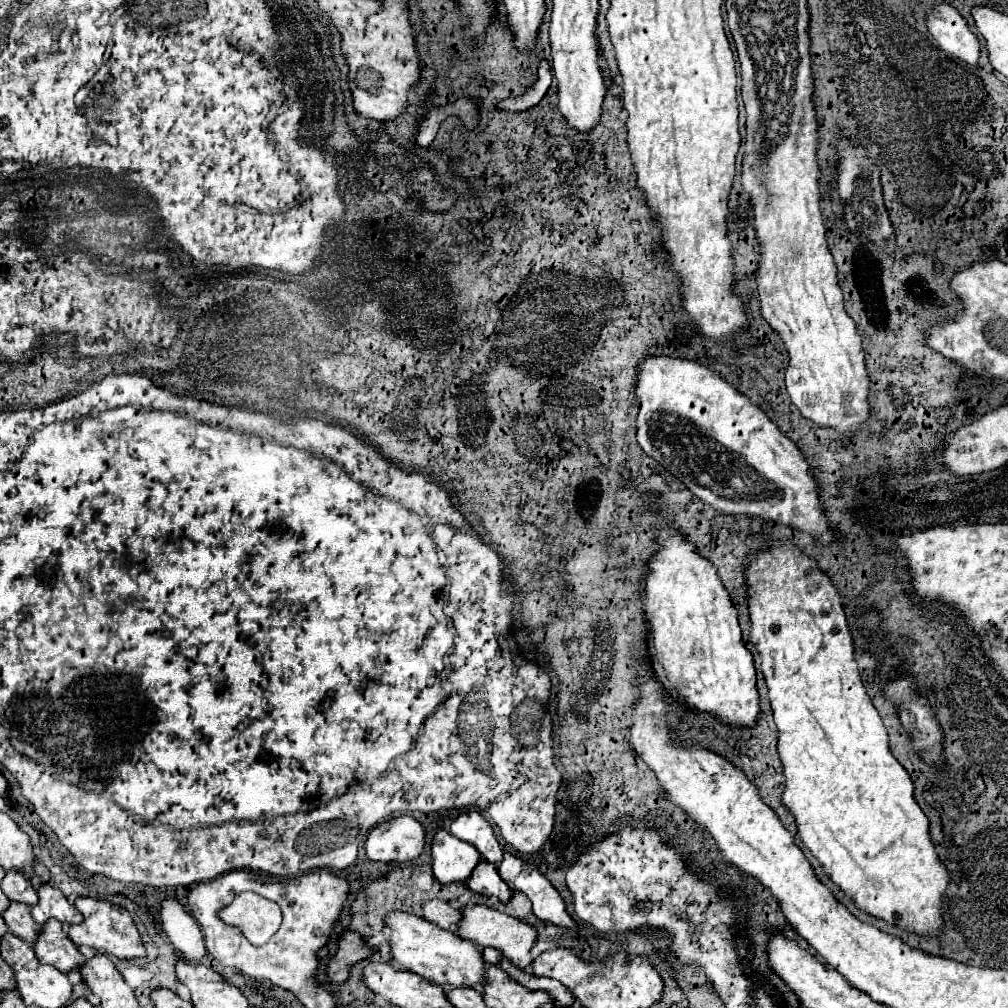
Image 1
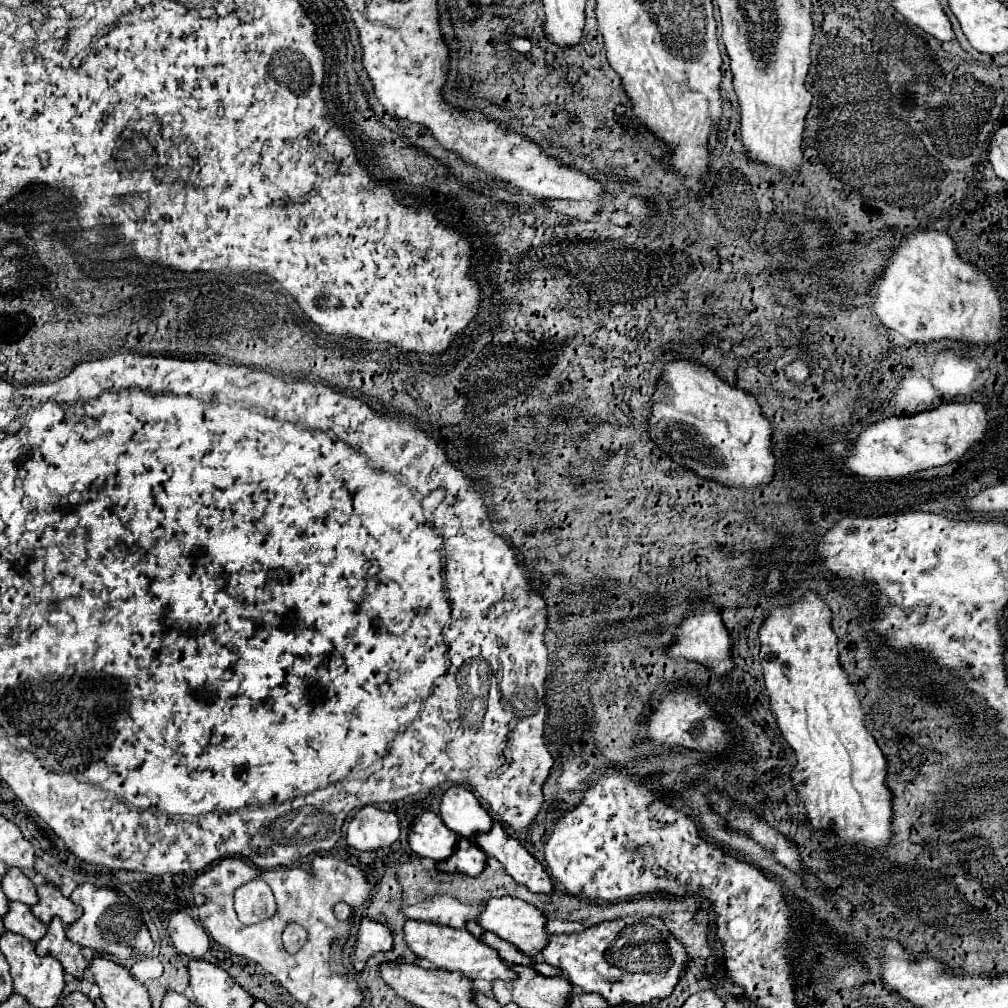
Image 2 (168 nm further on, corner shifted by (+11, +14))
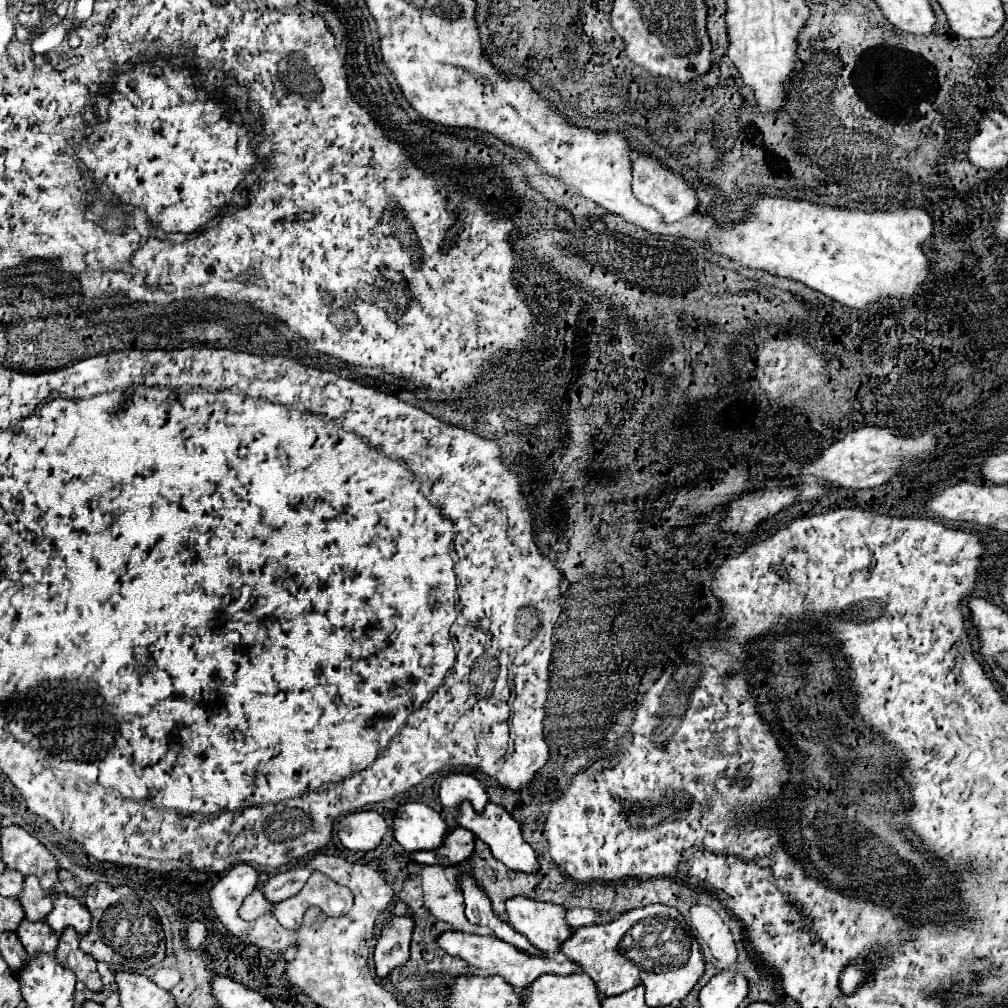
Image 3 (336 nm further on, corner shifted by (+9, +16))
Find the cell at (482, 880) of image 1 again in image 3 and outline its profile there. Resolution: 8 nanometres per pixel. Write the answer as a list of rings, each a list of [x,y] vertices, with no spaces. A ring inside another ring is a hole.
[[[456,826],[454,830],[444,836],[444,844],[436,850],[424,850],[424,852],[412,852],[410,858],[416,864],[428,866],[428,864],[460,864],[466,858],[472,856],[474,850],[474,834],[464,830],[462,826]]]

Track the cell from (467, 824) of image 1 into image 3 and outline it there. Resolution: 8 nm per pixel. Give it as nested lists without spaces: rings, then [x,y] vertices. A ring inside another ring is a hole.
[[[466,772],[446,774],[440,784],[440,802],[446,808],[456,808],[462,800],[470,800],[472,806],[480,812],[488,802],[482,782]]]

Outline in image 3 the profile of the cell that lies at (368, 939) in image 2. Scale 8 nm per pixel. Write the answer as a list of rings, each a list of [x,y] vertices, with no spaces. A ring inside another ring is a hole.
[[[398,916],[382,930],[382,936],[374,950],[376,972],[380,978],[388,978],[398,966],[404,966],[410,958],[412,940],[412,916]]]

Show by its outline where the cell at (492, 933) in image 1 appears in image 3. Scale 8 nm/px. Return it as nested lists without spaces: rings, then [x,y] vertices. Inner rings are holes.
[[[516,896],[506,902],[506,908],[510,926],[548,956],[560,952],[562,942],[572,936],[572,928],[566,924],[564,906]]]

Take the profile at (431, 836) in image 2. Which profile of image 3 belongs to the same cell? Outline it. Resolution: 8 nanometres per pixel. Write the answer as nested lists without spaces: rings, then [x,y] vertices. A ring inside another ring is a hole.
[[[404,804],[394,814],[394,838],[408,852],[438,848],[446,832],[444,820],[426,804]]]

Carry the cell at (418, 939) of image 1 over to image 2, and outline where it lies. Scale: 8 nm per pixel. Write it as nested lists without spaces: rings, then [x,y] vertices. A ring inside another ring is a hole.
[[[406,920],[404,922],[404,942],[418,958],[432,962],[436,968],[460,972],[470,980],[482,978],[482,980],[492,982],[492,980],[516,978],[516,974],[508,968],[508,964],[504,964],[490,946],[476,940],[468,930],[454,930],[450,926],[438,926],[434,922],[426,922],[426,920]]]

